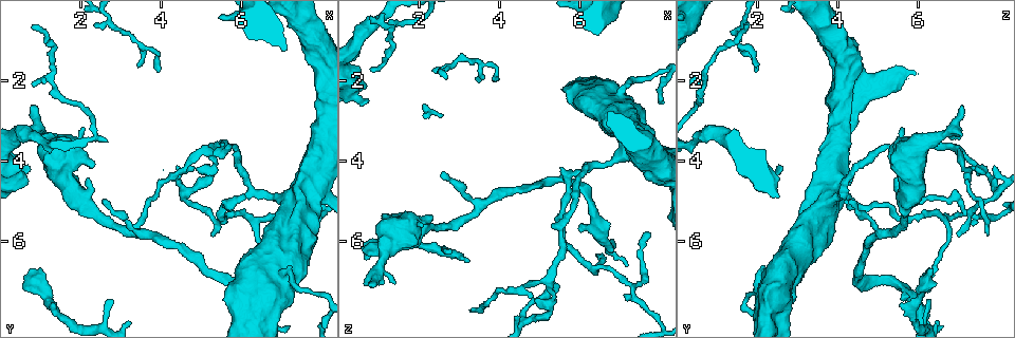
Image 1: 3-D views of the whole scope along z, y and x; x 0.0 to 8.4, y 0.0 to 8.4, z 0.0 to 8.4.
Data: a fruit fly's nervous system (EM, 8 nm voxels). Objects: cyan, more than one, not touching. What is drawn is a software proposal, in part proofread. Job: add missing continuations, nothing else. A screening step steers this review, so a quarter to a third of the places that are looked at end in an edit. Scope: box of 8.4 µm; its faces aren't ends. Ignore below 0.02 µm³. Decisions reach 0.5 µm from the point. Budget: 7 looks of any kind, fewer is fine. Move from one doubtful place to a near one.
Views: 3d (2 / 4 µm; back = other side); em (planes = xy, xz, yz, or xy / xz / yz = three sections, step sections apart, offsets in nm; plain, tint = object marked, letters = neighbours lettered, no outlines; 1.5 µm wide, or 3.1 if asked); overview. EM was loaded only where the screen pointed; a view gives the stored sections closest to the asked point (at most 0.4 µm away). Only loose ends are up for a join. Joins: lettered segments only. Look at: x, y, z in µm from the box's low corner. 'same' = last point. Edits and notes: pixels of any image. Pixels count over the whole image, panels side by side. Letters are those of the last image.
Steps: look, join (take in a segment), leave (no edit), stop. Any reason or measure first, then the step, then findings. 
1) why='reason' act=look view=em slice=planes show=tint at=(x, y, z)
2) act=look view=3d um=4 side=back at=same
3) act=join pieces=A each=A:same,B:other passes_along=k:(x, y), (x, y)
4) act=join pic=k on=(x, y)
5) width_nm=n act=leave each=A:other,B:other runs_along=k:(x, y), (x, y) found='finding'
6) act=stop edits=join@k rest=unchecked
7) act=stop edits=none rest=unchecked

why='thin end' act=look view=em slice=planes show=letters at=(2.75, 7.50, 6.20)

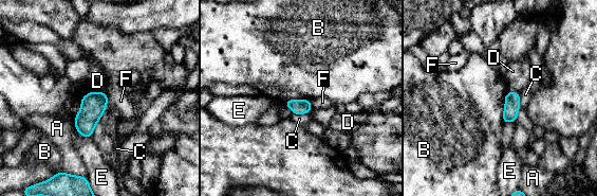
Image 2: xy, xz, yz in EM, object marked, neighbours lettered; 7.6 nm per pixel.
act=leave each=A:other,B:other,C:other,D:other,E:other,F:other border=2:(506, 91), (502, 122) found='none of them fits'

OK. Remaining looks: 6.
why='branch stops here' act=look view=em slice=planes show=tint at=(5.95, 7.35, 5.65)

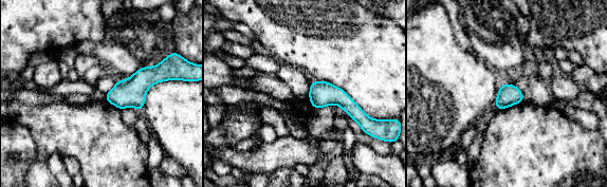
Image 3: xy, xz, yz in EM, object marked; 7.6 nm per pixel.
why='what lies round it' act=look view=em slice=planes show=letters at=same

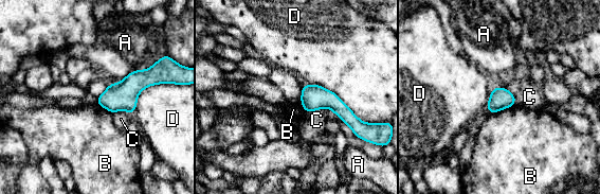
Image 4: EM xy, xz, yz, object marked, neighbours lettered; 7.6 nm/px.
act=leave each=A:other,B:other,C:other,D:other border=4:(514, 104), (491, 113) found='none of them fits'

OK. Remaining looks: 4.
why='an open end' act=look view=3d um=2 at=(0.80, 2.65, 7.05)

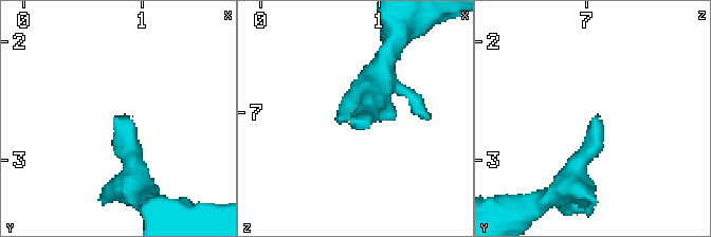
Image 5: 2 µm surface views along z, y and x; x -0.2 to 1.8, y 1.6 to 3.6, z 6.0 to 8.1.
act=look view=em slice=xz step=4 show=letters at=(0.78, 2.64, 7.08)

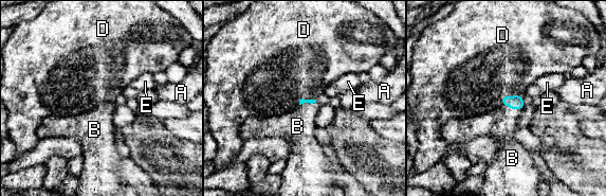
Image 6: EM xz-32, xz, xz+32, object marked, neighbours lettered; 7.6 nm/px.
act=join pieces=B each=A:other,B:same,D:other,E:other found='the neuron continues'

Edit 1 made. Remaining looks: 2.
act=stop edits=join@6 rest=unchecked

